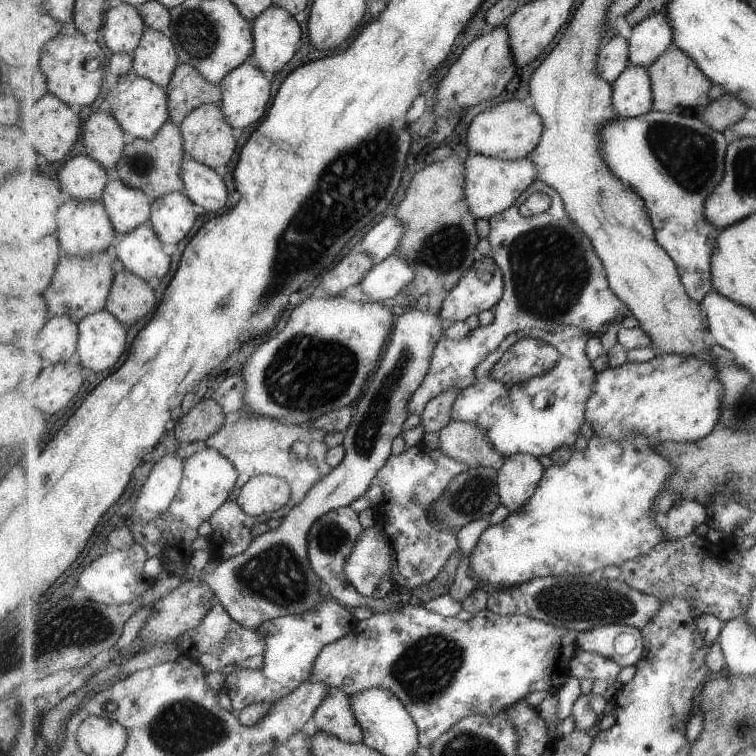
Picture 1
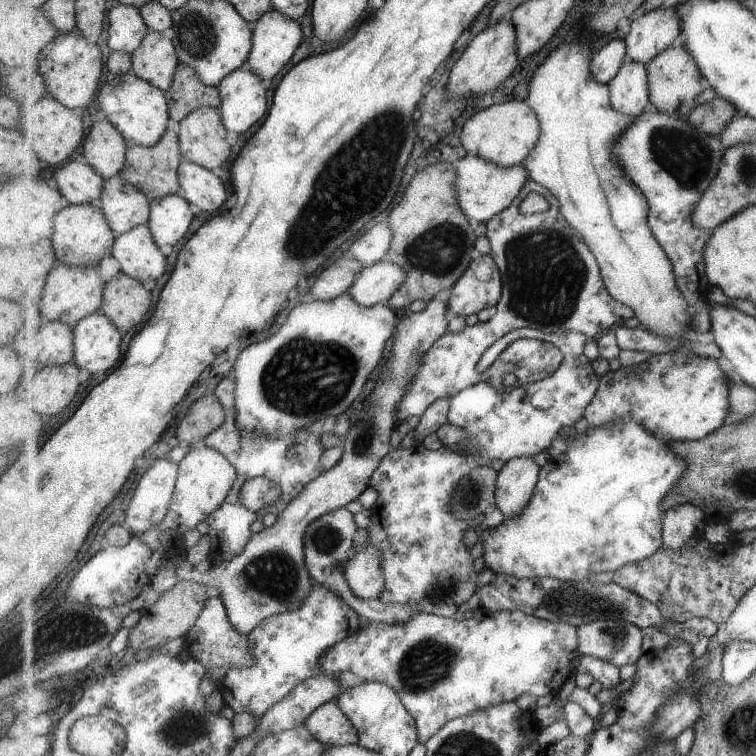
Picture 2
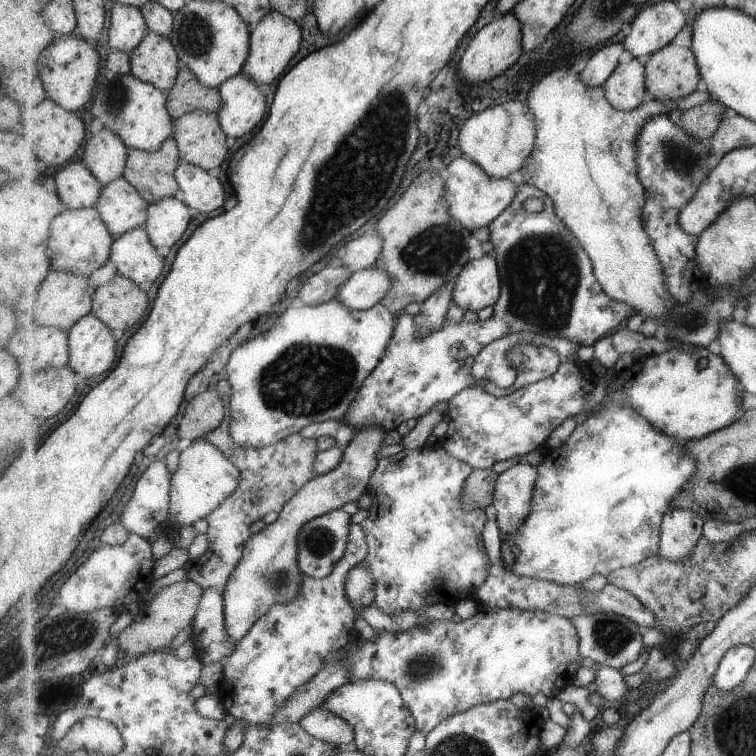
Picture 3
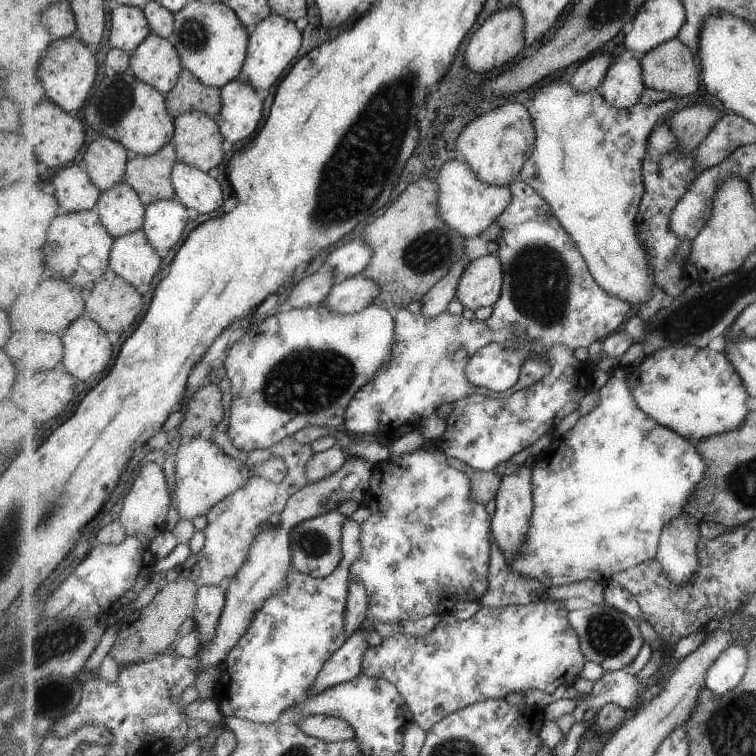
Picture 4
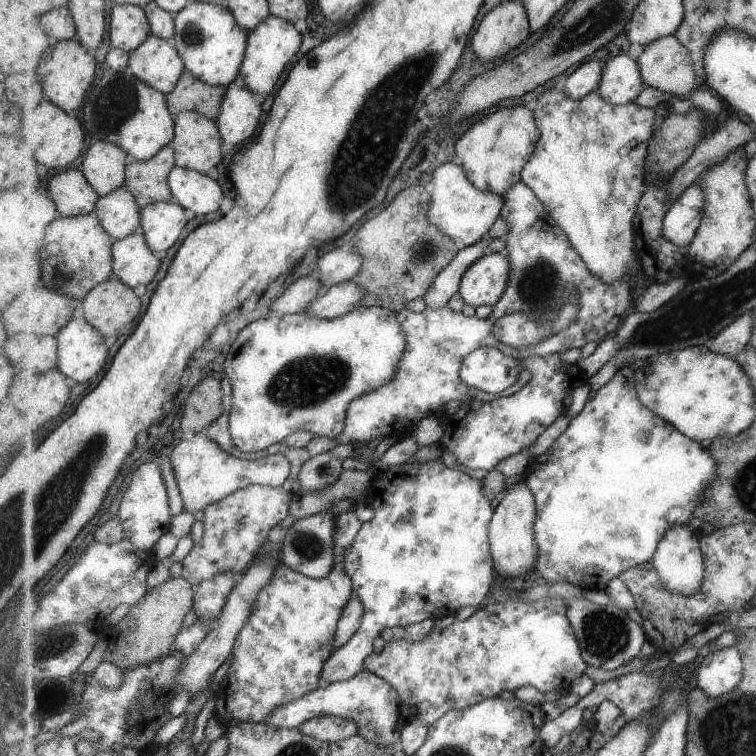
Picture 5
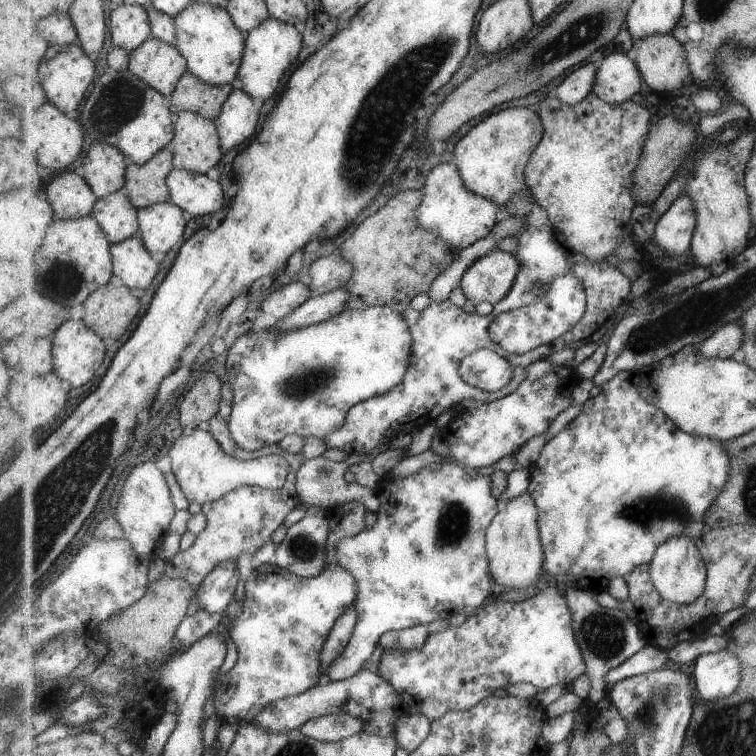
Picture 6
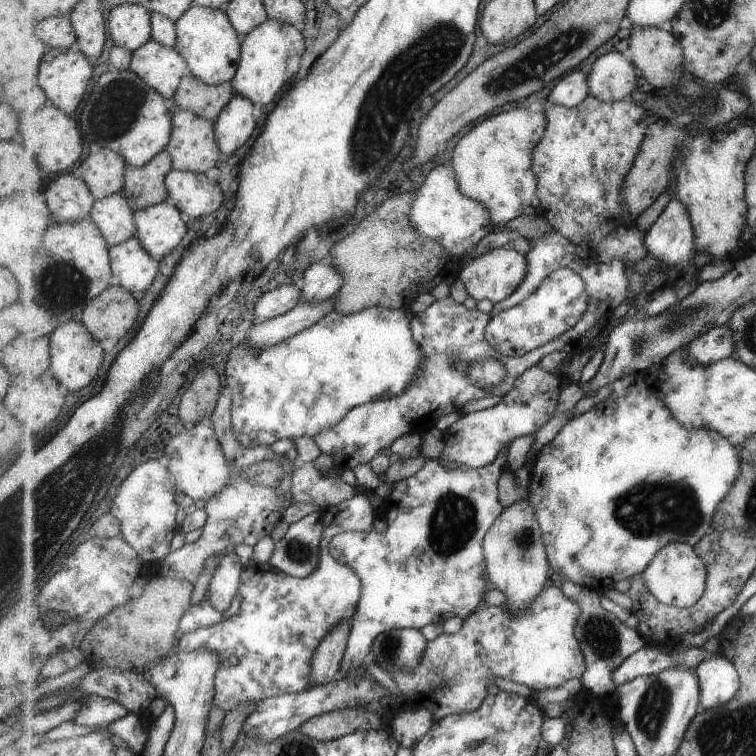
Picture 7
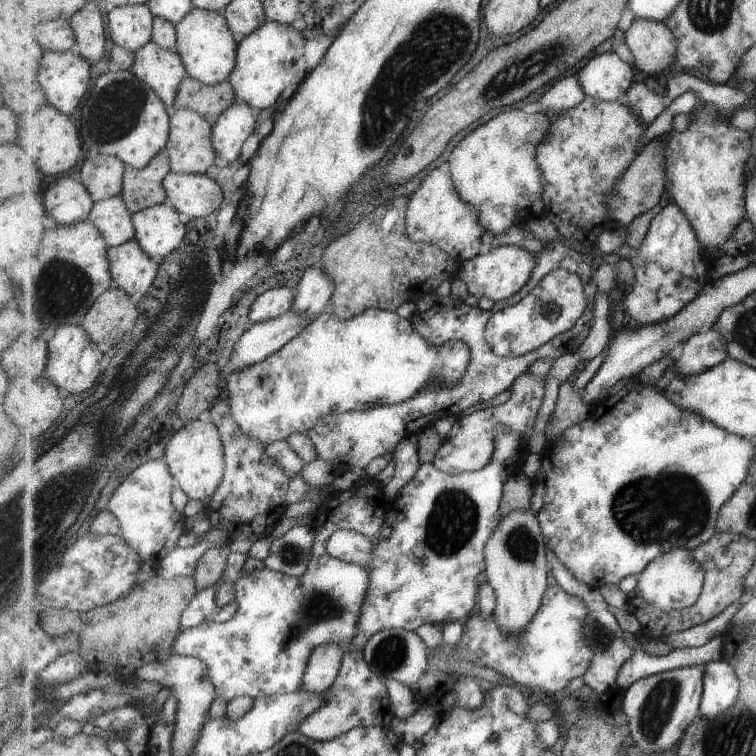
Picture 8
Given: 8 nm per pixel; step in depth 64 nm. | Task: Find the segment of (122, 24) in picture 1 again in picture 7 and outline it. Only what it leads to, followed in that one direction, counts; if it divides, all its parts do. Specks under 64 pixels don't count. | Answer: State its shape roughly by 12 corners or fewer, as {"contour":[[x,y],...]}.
{"contour":[[140,4],[112,6],[109,34],[132,53],[152,40],[152,16]]}

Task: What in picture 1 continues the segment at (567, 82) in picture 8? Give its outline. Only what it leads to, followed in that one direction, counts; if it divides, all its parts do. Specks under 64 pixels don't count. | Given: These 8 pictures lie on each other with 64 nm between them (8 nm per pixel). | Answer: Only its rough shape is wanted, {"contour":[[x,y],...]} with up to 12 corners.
{"contour":[[629,39],[602,44],[601,78],[615,82],[629,68]]}

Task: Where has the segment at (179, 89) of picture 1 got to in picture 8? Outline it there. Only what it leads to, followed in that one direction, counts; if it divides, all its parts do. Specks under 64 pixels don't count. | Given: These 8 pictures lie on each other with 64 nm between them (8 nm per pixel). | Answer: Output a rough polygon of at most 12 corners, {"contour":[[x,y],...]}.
{"contour":[[227,81],[181,83],[172,111],[188,108],[212,125],[238,102]]}

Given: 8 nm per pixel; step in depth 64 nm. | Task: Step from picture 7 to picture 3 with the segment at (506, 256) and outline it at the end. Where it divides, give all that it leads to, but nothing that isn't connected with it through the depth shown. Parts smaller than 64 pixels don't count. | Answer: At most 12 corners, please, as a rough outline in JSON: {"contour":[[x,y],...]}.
{"contour":[[496,257],[471,259],[456,278],[455,306],[478,313],[501,298]]}

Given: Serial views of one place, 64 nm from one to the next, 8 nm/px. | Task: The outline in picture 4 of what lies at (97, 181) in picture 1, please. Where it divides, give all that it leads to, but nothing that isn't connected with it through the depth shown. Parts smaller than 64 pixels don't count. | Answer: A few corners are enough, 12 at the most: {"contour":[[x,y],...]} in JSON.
{"contour":[[77,165],[47,184],[67,213],[96,208],[102,190]]}

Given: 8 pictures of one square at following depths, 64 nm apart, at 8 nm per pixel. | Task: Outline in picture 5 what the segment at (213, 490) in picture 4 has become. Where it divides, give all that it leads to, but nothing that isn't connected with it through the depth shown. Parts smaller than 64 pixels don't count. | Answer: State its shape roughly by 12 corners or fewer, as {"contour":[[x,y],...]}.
{"contour":[[206,432],[169,459],[184,510],[251,484],[283,486],[282,454],[237,458]]}

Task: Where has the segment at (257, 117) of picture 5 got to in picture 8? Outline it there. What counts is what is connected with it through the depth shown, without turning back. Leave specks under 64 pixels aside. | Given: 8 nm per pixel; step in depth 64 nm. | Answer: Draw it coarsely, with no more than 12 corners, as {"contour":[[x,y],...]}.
{"contour":[[235,102],[213,125],[213,148],[239,160],[257,111]]}

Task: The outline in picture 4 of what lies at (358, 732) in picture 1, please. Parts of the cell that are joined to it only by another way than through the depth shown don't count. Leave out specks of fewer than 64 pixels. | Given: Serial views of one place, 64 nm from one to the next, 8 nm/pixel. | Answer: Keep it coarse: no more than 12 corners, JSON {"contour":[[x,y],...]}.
{"contour":[[307,716],[299,722],[309,736],[338,743],[357,738],[349,721]]}

